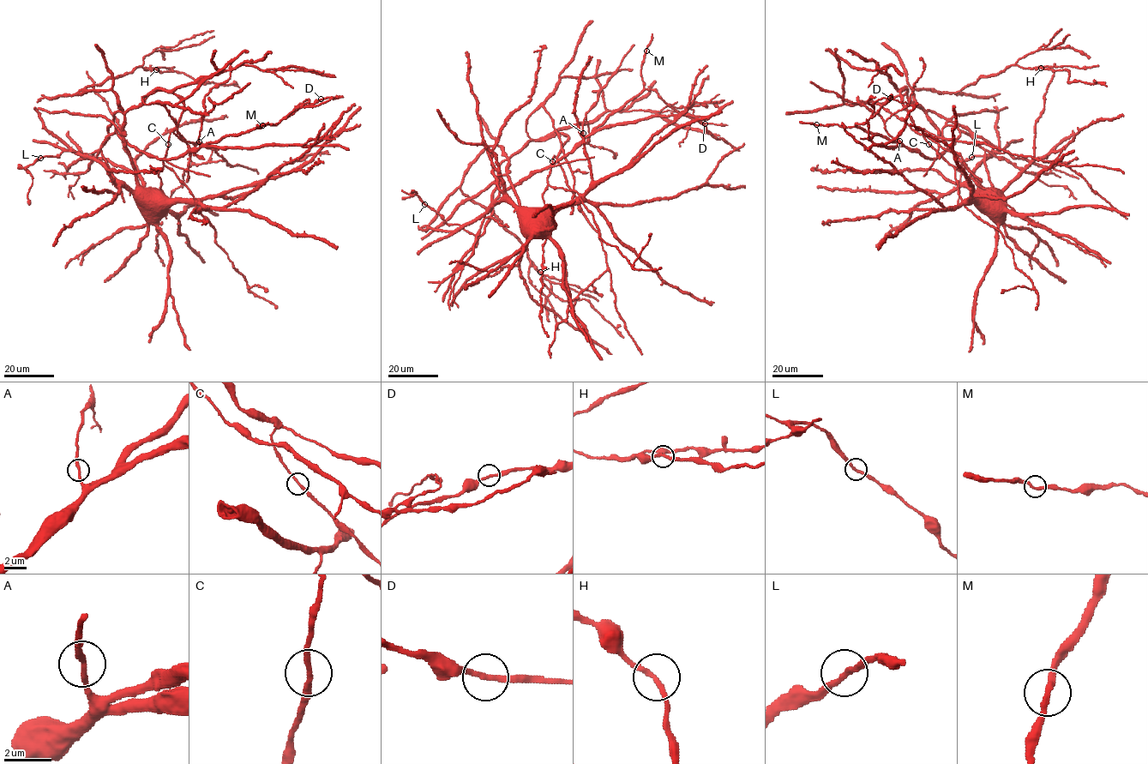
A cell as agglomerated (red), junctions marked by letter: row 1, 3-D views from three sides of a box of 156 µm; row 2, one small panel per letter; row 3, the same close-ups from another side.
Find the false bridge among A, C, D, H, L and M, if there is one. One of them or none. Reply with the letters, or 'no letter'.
no letter

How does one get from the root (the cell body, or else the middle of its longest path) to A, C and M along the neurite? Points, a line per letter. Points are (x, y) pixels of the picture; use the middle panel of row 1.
A: (533, 216), (520, 208), (508, 177), (501, 177), (500, 190), (504, 192), (566, 156), (583, 139), (582, 133)
C: (533, 216), (544, 220), (543, 194), (547, 184), (552, 161)
M: (533, 216), (520, 208), (508, 177), (501, 177), (504, 192), (547, 169), (635, 98), (644, 88), (646, 51)

